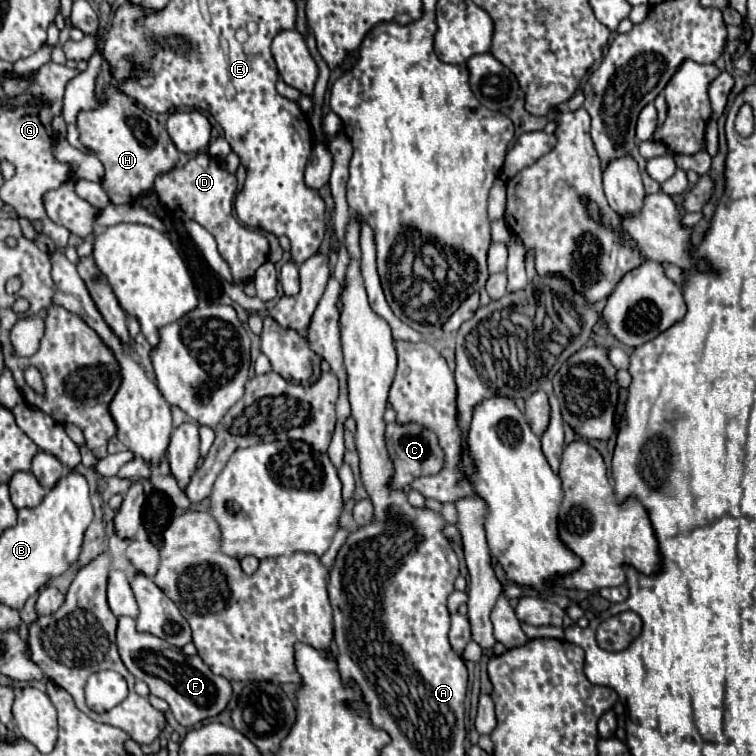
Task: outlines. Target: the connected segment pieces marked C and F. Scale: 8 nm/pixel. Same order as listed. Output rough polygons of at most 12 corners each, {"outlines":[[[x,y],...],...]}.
{"outlines":[[[387,424],[391,486],[437,474],[445,452],[421,424]],[[119,618],[125,668],[181,726],[213,718],[231,684]]]}

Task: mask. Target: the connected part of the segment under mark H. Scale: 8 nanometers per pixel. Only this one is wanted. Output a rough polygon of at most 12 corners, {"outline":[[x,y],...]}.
{"outline":[[117,88],[77,128],[129,204],[179,152],[165,126]]}

